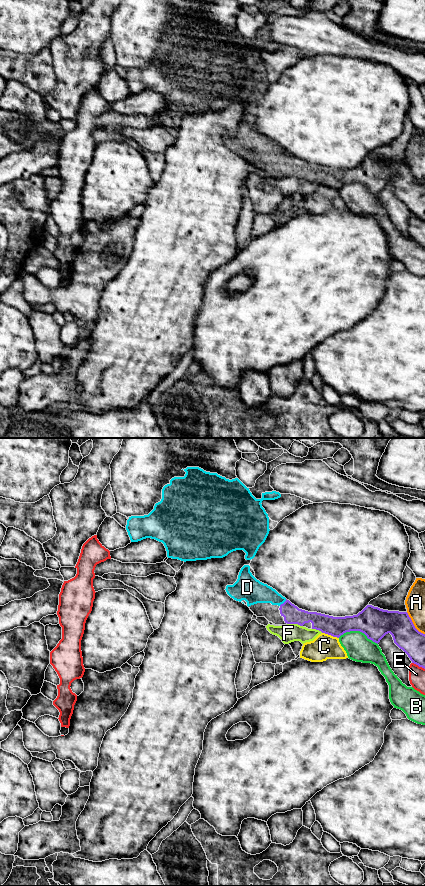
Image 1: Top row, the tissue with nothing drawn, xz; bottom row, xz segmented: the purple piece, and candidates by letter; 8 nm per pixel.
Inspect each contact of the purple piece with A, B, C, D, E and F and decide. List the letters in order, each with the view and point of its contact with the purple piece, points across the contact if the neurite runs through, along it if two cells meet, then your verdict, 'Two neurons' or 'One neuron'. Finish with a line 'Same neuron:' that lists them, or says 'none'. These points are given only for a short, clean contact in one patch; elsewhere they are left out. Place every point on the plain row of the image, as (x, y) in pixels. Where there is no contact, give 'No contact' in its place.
A: Touches purple at xz (413, 176). Two neurons
B: Touches purple at xz (358, 182). Two neurons
C: Touches purple at xz (330, 186). Two neurons
D: Touches purple at xz (283, 155). Path across: xz (292, 166), (283, 155), (270, 147), (254, 144). One neuron
E: Touches purple at xz (418, 217). Boundary: xz (412, 214), (424, 221). Two neurons
F: Touches purple at xz (295, 175). Two neurons
Same neuron: D

